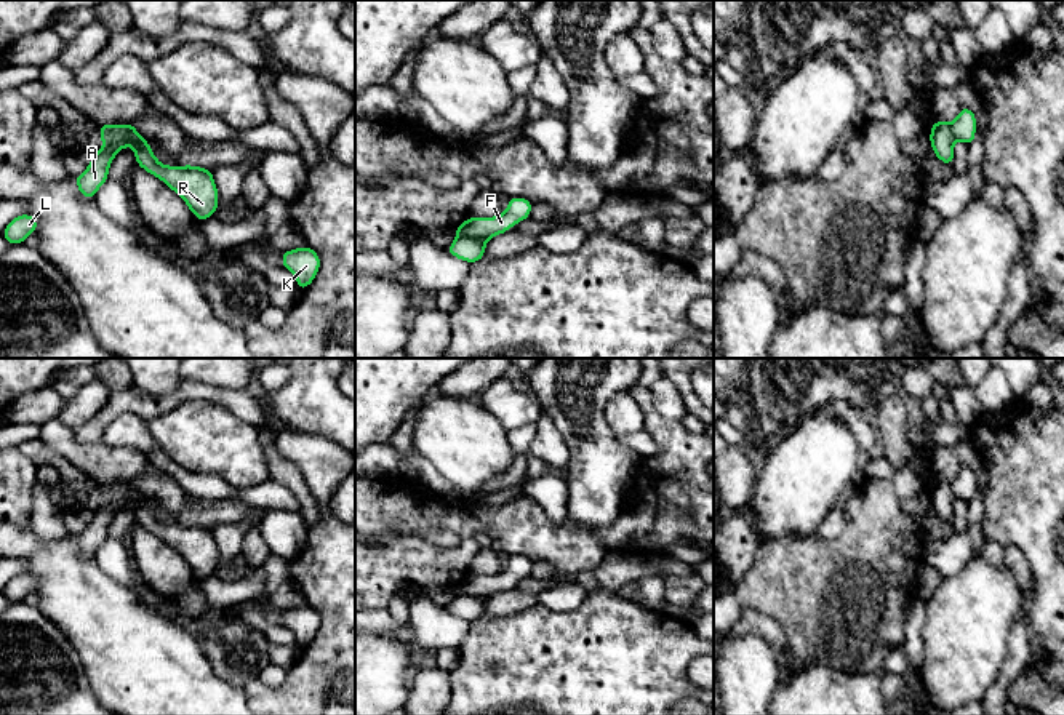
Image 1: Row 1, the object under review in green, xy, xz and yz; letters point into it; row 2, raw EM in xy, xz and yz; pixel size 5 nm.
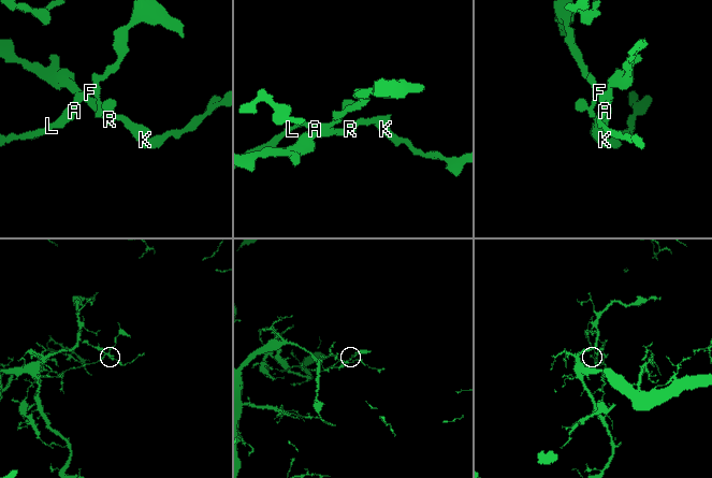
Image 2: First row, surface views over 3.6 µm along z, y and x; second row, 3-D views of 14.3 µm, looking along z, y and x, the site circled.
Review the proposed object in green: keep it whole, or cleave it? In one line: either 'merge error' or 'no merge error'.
merge error

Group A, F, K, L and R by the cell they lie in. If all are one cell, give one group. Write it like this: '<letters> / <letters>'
A F L / K R

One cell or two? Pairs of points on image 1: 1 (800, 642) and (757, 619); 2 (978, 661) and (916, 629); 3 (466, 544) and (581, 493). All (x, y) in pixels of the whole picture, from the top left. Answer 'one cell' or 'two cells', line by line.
1: two cells
2: two cells
3: two cells

